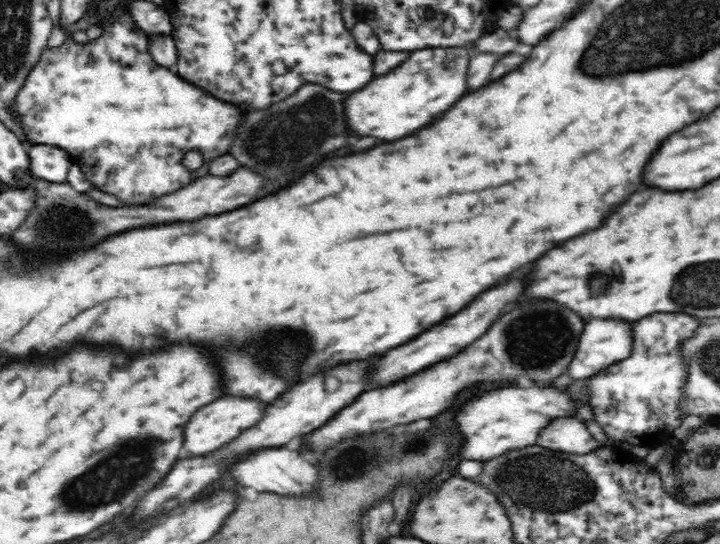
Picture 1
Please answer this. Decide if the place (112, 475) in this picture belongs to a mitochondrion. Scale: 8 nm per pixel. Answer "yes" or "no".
yes

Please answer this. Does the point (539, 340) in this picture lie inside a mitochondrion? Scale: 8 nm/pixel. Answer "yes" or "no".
yes

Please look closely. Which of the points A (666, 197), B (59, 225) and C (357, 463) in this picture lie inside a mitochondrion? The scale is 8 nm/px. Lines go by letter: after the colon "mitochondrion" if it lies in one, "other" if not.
A: other
B: mitochondrion
C: mitochondrion

